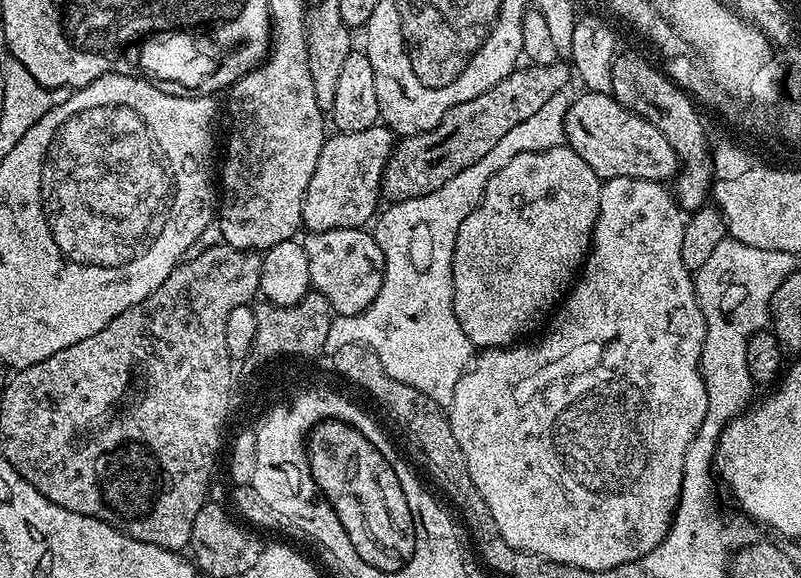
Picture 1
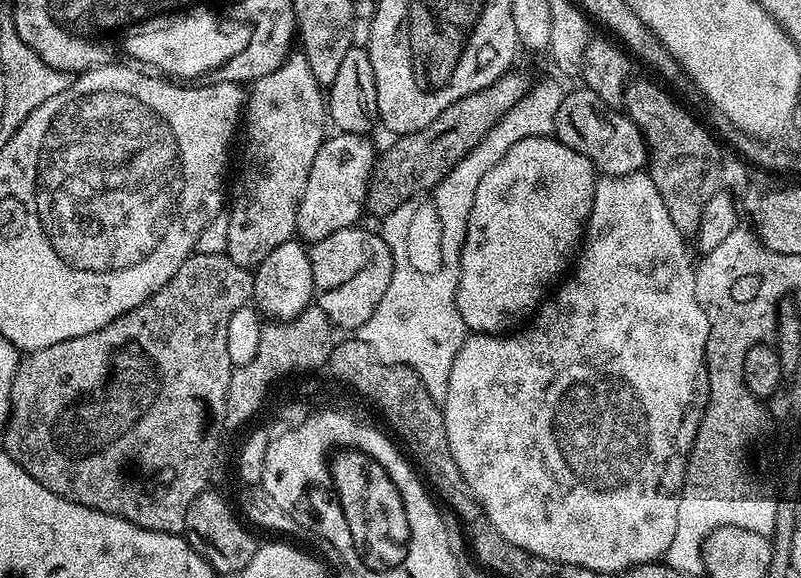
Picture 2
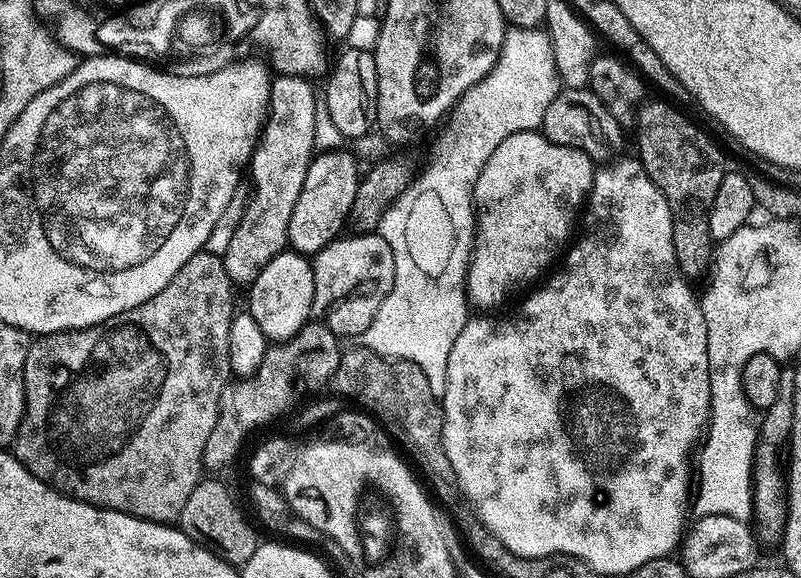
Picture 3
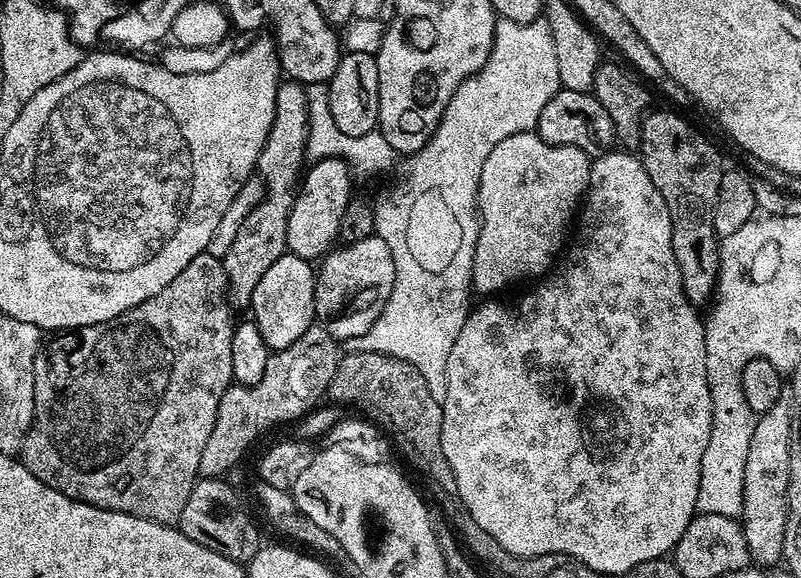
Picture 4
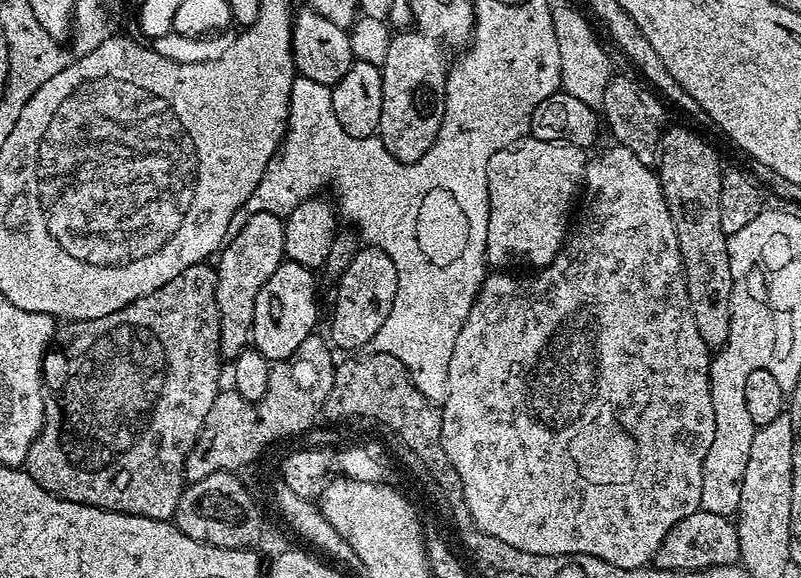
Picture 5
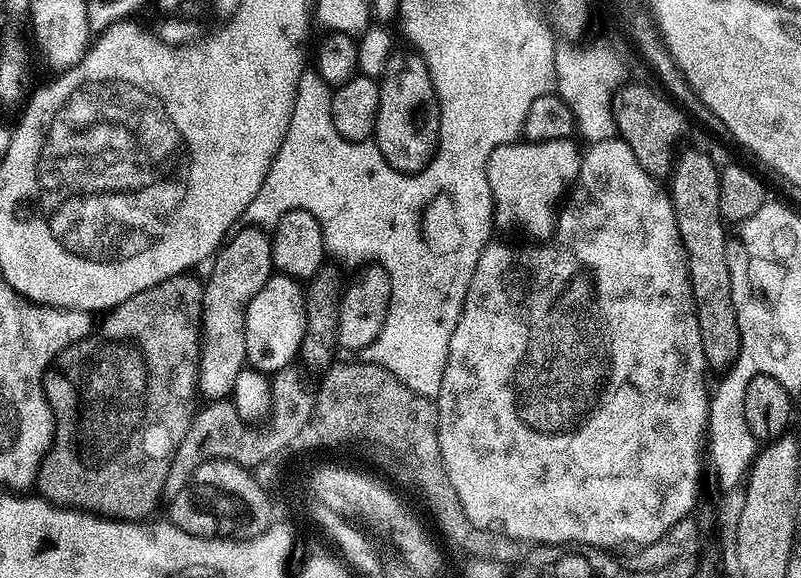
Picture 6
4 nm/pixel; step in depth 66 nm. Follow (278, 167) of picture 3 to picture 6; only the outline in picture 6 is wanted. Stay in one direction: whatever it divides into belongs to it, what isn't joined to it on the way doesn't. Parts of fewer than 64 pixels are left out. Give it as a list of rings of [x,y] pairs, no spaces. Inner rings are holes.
[[[260,226],[241,227],[229,235],[226,243],[217,251],[211,264],[212,269],[209,270],[208,276],[206,275],[204,280],[200,388],[203,395],[205,392],[208,398],[223,400],[231,397],[234,382],[238,379],[238,374],[246,366],[246,310],[250,306],[254,294],[258,294],[258,290],[262,290],[262,286],[266,286],[266,282],[274,274],[271,235]]]

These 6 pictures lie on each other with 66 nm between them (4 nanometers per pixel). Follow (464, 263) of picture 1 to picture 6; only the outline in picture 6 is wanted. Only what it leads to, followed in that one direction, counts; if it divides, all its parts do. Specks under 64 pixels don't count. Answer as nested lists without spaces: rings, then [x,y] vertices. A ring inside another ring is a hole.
[[[571,139],[551,140],[550,142],[533,140],[501,146],[498,153],[500,177],[492,180],[492,219],[499,231],[501,228],[504,232],[521,232],[522,235],[529,236],[532,239],[529,241],[532,242],[544,242],[551,237],[556,230],[558,209],[565,197],[569,195],[570,189],[575,185],[580,173],[582,152],[572,143]]]

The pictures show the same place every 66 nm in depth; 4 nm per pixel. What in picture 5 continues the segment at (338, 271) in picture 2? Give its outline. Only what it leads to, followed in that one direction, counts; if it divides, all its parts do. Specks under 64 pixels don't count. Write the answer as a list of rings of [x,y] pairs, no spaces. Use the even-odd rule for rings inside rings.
[[[364,246],[357,250],[350,266],[346,266],[336,281],[334,291],[336,301],[332,304],[330,340],[337,349],[345,348],[348,351],[345,353],[352,354],[367,349],[374,334],[382,330],[382,322],[386,322],[386,314],[390,314],[390,306],[394,306],[394,294],[398,294],[398,270],[394,270],[394,262],[390,262],[381,248]]]

